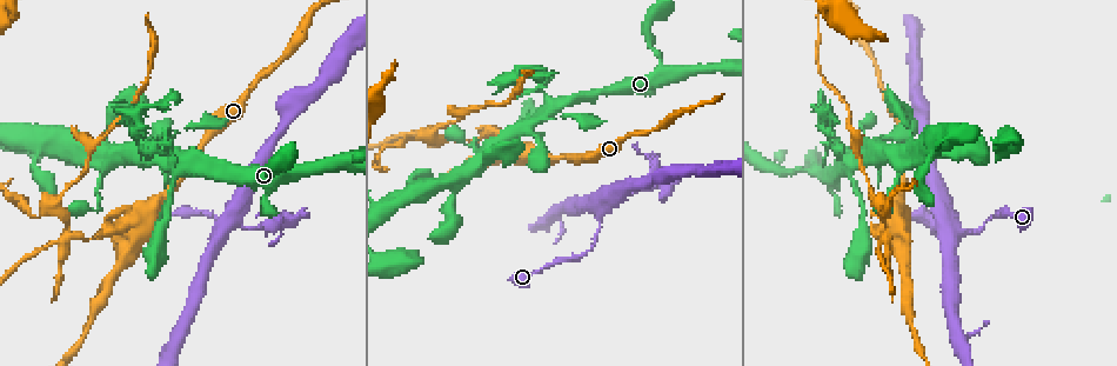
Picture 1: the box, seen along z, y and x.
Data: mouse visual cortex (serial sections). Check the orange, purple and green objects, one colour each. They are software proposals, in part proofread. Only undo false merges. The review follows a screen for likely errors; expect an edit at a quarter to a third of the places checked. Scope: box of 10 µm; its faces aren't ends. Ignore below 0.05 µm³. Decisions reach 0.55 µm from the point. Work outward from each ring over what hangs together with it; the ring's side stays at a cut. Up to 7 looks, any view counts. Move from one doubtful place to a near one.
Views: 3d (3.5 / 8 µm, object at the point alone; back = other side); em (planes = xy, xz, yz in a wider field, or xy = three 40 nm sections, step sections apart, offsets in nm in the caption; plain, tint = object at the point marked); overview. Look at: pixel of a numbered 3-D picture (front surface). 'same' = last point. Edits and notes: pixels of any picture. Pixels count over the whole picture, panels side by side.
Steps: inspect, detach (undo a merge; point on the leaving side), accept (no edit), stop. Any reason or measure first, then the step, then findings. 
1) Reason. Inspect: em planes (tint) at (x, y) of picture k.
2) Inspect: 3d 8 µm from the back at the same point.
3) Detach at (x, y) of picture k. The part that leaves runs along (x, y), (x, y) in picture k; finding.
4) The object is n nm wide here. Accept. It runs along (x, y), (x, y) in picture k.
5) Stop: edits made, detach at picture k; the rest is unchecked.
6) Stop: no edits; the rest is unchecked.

Side arm on a straight run. Inspect: 3d 3.5 µm at (896, 208) of picture 1.

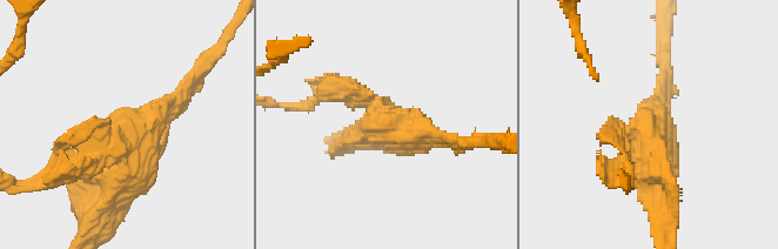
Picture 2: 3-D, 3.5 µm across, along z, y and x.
Inspect: em planes (tint) at (404, 127) of picture 2.

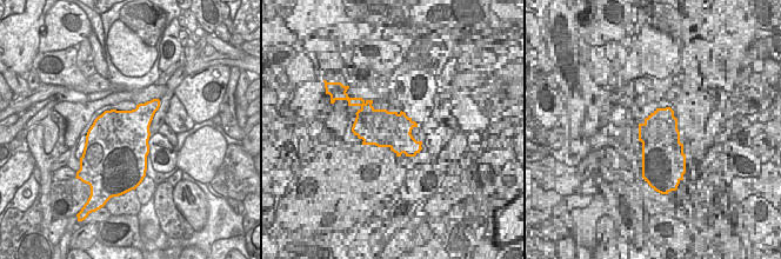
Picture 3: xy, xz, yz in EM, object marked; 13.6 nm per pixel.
Detach at (75, 138) of picture 2. The part that leaves runs along (105, 154), (73, 175), (26, 187) in picture 2; two cells meet here.

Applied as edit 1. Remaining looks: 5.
Narrows sharply. Inspect: 3d 3.5 µm at (259, 224) of picture 1.

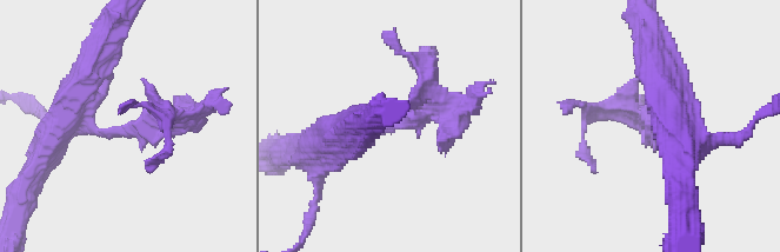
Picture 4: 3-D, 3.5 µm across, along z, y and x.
Now the EM. Inspect: em xy step 1 (tint) at (126, 126) of picture 4.

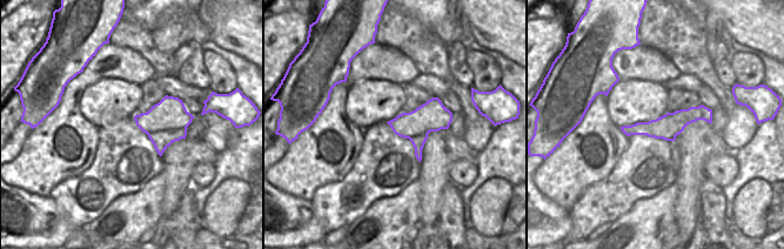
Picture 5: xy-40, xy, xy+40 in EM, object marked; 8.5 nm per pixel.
Another direction. Inspect: em planes (tint) at the same point.

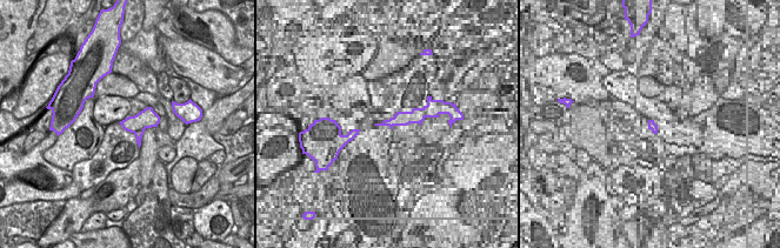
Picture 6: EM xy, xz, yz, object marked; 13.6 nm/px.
Detach at (137, 124) of picture 4. Two cells meet here.

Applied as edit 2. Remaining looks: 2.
Stop: edits made, detach at picture 2, detach at picture 4; the rest is unchecked.

